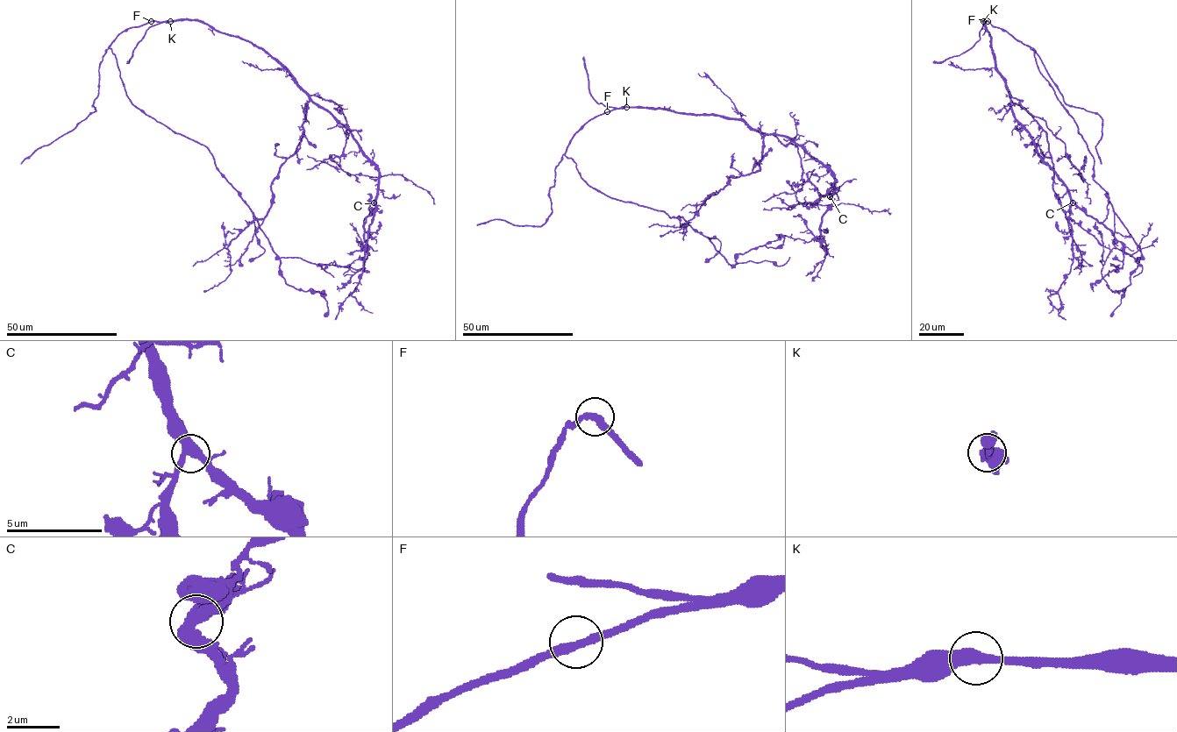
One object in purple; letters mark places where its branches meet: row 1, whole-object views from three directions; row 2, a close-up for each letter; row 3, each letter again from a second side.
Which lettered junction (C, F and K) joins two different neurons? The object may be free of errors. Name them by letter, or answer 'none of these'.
none of these

